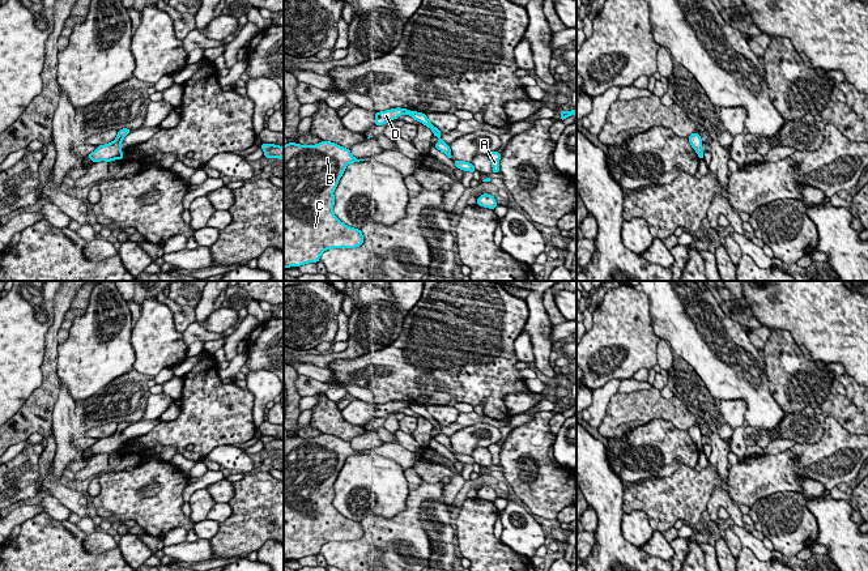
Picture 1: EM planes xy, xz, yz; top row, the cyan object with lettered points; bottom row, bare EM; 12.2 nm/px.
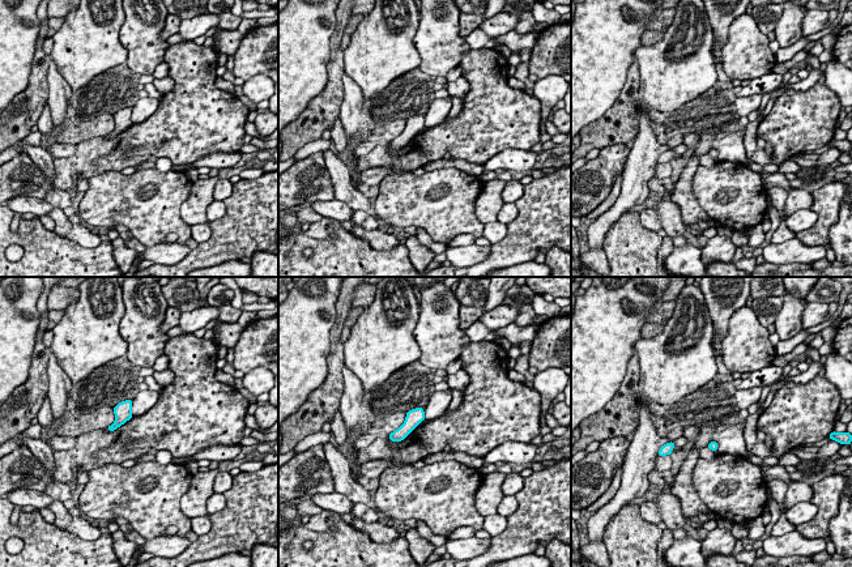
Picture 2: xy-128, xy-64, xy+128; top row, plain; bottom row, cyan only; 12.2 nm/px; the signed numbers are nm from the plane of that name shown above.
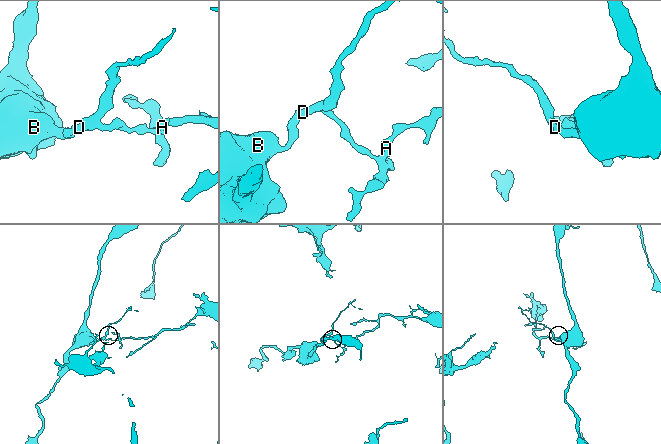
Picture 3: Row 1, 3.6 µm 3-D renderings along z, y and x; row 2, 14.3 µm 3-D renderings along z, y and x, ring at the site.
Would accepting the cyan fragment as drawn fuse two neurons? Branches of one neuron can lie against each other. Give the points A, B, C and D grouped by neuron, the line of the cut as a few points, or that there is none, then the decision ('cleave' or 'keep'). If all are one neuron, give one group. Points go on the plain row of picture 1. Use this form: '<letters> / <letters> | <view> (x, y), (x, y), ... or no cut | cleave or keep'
A / B C D | xz (411, 404), (408, 407) | cleave

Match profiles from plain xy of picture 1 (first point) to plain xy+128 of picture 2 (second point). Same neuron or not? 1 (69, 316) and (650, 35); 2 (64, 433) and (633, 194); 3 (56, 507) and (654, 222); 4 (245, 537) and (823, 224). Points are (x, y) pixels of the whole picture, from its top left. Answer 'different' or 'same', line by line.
1: different
2: same
3: same
4: same

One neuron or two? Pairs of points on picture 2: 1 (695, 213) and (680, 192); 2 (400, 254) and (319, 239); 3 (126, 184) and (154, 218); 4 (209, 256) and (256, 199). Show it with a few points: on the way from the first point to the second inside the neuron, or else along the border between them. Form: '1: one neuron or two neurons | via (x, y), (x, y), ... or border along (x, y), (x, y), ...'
1: one neuron | via (690, 208), (684, 197)
2: one neuron | via (380, 259), (345, 259), (339, 252)
3: one neuron | via (131, 192), (149, 210)
4: one neuron | via (224, 242), (252, 213)

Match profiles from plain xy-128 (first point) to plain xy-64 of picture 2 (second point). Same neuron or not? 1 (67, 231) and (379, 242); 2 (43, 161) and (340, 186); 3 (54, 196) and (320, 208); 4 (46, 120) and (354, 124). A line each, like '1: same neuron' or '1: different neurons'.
1: same neuron
2: same neuron
3: different neurons
4: different neurons

